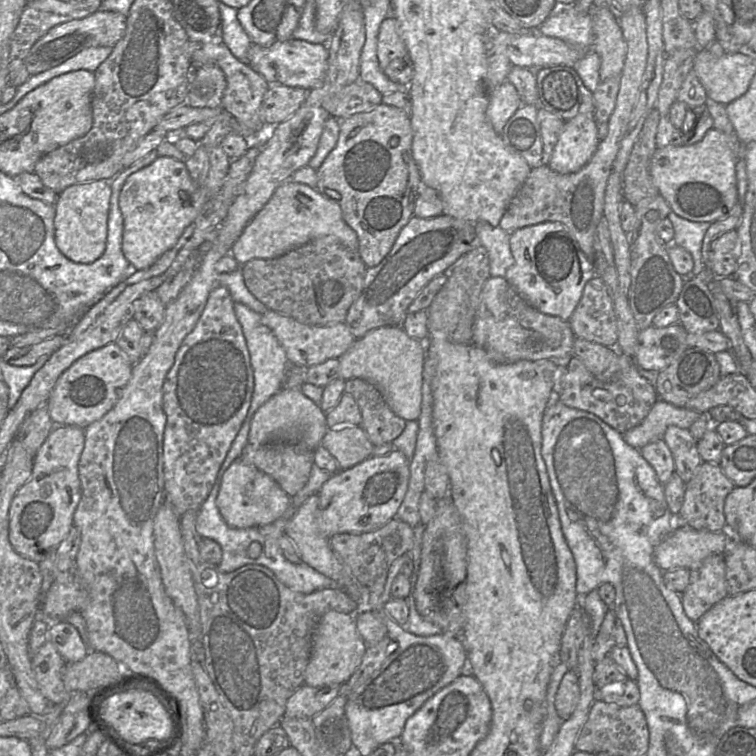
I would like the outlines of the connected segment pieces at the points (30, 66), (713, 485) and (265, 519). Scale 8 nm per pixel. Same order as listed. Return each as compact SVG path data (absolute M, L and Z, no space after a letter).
M97 10L93 14L62 23L50 29L31 47L25 66L30 76L56 67L83 49L89 47L114 47L124 36L127 25L127 16L119 12Z
M703 461L691 480L685 484L684 500L678 513L680 523L697 530L728 531L724 515L724 501L734 487L733 482L726 477L719 465Z
M241 459L235 460L225 471L216 497L221 516L234 528L271 524L284 515L290 504L291 498L269 475Z

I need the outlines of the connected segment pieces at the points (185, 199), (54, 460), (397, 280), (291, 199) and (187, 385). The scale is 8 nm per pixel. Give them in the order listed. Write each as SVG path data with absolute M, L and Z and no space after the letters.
M220 145L213 148L208 177L203 186L192 180L186 163L172 157L159 156L150 165L128 177L120 192L119 208L123 216L122 252L133 269L150 267L176 244L205 203L221 188L231 162Z
M57 426L50 432L34 456L30 479L18 490L9 508L9 541L20 555L39 563L54 554L58 545L73 527L73 516L81 498L79 459L84 448L84 429L75 426Z
M412 216L400 231L392 249L376 267L367 267L363 290L348 310L346 324L356 339L373 329L402 326L408 308L436 276L449 272L464 254L480 245L476 223L451 216Z
M292 179L277 188L268 203L249 222L241 236L234 243L230 254L242 266L253 259L274 259L298 248L314 239L332 236L346 248L357 251L359 248L356 232L344 221L340 205L324 197L317 189L308 185L296 183Z
M217 284L210 292L206 305L201 313L193 330L184 338L179 346L175 360L168 371L162 388L163 410L166 415L166 426L163 439L163 455L164 455L164 493L165 500L170 503L171 507L180 517L189 510L199 510L203 502L206 500L213 484L216 480L218 471L236 438L242 423L247 415L252 393L254 389L254 375L250 363L250 355L246 340L242 331L242 327L235 315L234 301L226 287Z

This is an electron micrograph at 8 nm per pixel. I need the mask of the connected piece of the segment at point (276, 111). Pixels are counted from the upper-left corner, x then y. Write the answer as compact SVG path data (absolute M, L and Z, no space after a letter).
M270 84L260 107L260 117L266 126L274 127L295 114L309 97L310 90Z

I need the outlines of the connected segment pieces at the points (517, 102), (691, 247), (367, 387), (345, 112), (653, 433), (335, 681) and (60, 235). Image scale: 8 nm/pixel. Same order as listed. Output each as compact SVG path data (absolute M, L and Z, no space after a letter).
M508 80L495 87L490 93L486 115L493 129L500 135L508 120L521 107L522 101L514 84Z
M670 211L667 218L672 223L674 229L674 238L671 244L680 246L687 250L693 259L693 269L690 277L704 274L705 264L702 261L702 241L710 223L693 222L678 216Z
M346 380L344 393L351 395L361 412L361 427L374 446L392 443L404 430L406 422L386 404L379 390L370 382Z
M357 79L323 100L323 106L330 116L337 119L366 112L383 103L383 96L370 83Z
M658 398L643 421L622 434L623 439L628 445L641 449L651 442L663 439L666 429L671 425L689 429L700 414L706 413L677 407Z
M331 610L318 622L313 634L310 659L305 671L304 684L310 687L342 685L359 667L367 645L358 633L355 615Z
M105 180L78 183L58 194L55 202L55 243L60 252L76 263L88 264L105 251L111 185Z

